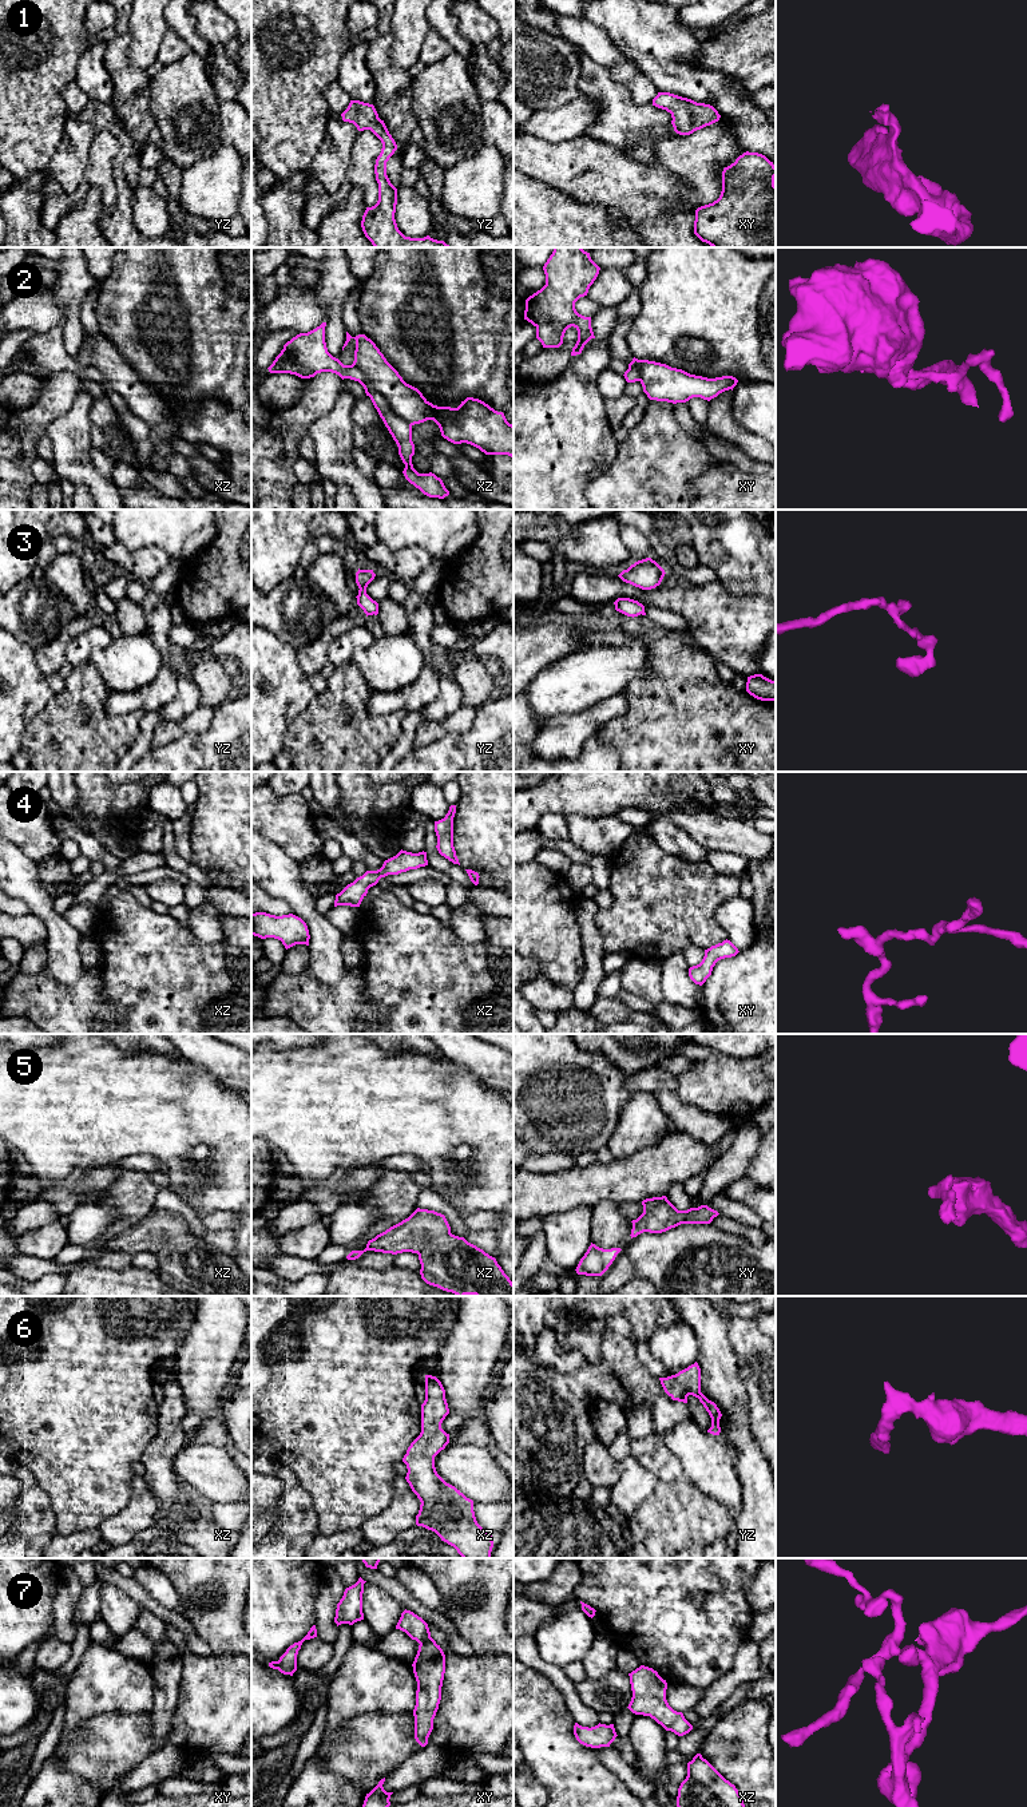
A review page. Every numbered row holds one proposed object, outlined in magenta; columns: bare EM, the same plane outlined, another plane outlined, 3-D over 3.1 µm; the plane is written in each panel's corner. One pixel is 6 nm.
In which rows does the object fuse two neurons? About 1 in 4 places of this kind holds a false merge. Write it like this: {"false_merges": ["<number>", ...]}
{"false_merges": ["2"]}

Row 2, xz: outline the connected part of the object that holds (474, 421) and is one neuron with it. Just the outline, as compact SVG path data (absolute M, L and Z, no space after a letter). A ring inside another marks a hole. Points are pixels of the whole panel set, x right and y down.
M346 332L342 350L352 338L356 340L352 365L364 373L369 388L378 392L398 417L412 425L433 420L441 436L453 444L467 443L485 455L508 455L514 459L514 425L503 412L473 397L467 397L457 408L433 405L403 380L365 334L352 337Z

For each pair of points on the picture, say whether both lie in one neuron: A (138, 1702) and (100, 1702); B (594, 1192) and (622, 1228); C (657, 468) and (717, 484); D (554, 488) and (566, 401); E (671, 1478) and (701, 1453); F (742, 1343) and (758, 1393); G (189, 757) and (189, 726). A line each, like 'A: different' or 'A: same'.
A: same
B: different
C: different
D: same
E: different
F: same
G: different

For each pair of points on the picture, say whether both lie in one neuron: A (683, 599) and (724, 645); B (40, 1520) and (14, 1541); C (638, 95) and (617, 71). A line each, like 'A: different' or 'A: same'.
A: same
B: different
C: same

